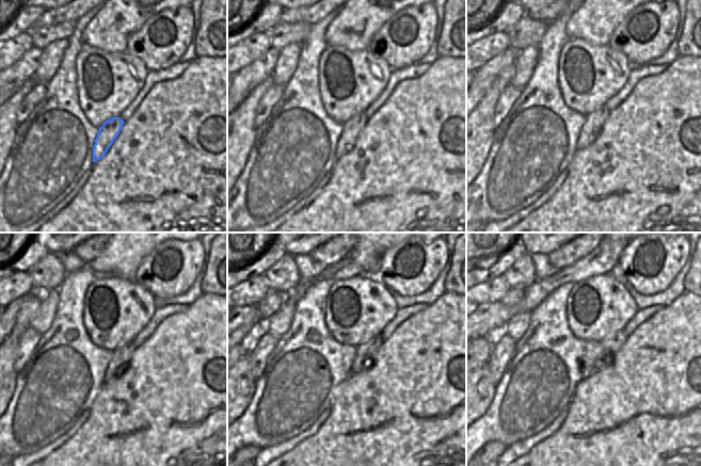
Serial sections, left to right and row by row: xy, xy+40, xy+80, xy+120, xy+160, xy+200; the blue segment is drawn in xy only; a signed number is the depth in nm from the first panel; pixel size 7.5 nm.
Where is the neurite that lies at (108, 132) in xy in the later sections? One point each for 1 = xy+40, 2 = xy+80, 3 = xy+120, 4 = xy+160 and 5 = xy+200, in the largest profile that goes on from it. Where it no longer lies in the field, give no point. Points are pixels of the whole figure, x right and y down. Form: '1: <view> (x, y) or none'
1: xy+40 (351, 129)
2: xy+80 (594, 122)
3: xy+120 (121, 356)
4: xy+160 (364, 354)
5: xy+200 (611, 344)

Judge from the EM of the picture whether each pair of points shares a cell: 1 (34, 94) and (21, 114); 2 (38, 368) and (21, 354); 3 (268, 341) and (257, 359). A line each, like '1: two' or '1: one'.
1: one
2: two
3: one

